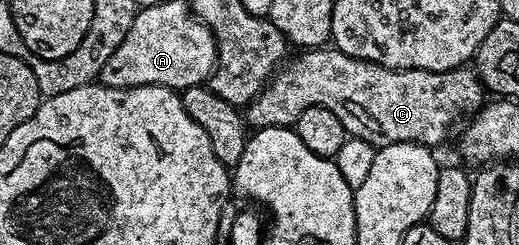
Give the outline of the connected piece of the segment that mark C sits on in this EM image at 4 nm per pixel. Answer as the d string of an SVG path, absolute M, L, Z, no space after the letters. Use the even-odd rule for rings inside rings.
M309 48L298 54L301 54L298 58L290 57L269 79L261 93L244 107L243 117L250 127L259 130L289 128L297 123L303 112L307 112L307 108L322 106L331 108L331 112L343 120L346 135L367 140L378 148L400 142L418 142L420 146L437 148L448 136L449 129L461 117L464 119L476 114L487 98L476 69L468 65L457 66L447 72L388 70L386 66L347 56L336 48Z

